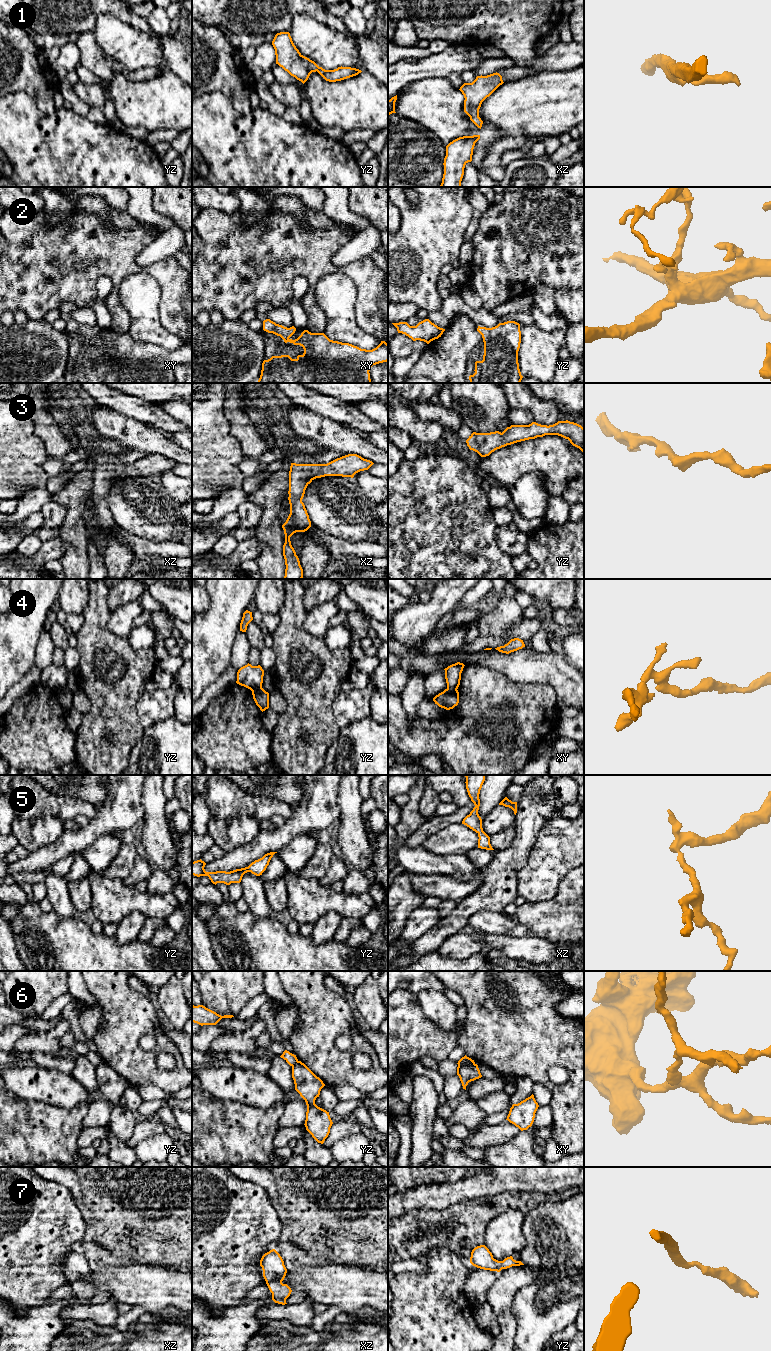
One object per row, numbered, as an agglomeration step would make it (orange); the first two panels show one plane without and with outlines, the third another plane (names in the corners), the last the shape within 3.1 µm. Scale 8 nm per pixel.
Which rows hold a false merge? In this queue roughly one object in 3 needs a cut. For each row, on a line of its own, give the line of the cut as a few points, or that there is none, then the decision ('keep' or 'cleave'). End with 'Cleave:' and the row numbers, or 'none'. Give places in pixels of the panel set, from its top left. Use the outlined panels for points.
1: no cut; keep
2: no cut; keep
3: no cut; keep
4: cut in yz along (261, 687), (251, 690); cleave
5: no cut; keep
6: cut in xy along (474, 1062), (458, 1064); cleave
7: no cut; keep
Cleave: 4, 6

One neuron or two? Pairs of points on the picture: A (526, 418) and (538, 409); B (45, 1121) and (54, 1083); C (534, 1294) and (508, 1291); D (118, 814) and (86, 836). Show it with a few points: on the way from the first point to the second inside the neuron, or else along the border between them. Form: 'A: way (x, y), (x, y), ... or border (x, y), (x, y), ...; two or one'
A: border (511, 408), (528, 410), (534, 421); two
B: border (26, 1099), (35, 1099), (56, 1106), (72, 1108); two
C: border (537, 1279), (516, 1293), (512, 1302), (513, 1315); two
D: way (110, 816), (94, 829); one

